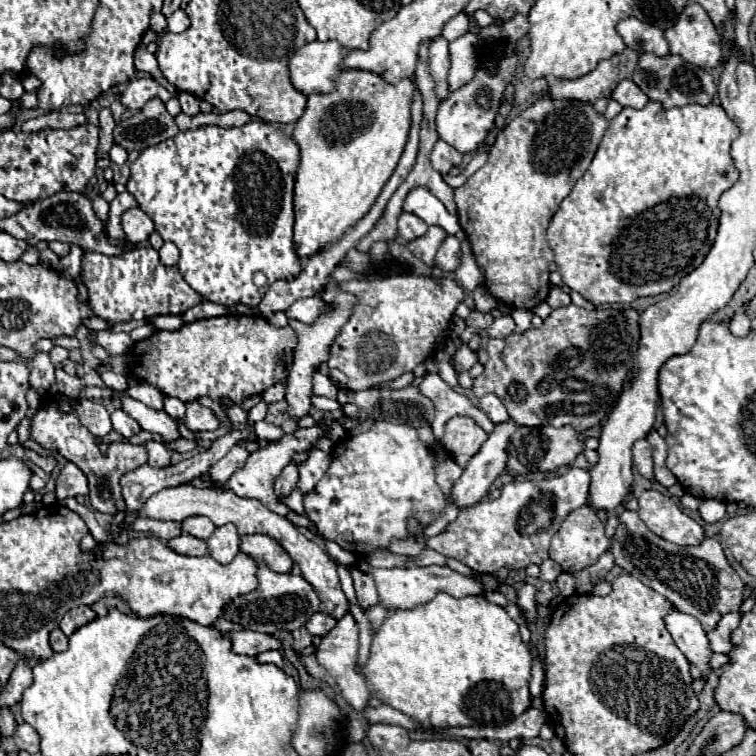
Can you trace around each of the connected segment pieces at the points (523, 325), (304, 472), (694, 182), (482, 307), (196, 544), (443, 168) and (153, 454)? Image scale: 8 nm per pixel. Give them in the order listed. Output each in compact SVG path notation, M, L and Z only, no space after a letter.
M511 310L511 316L513 316L515 324L517 324L517 328L515 328L517 334L531 328L531 312L529 310Z
M313 448L309 458L303 464L299 464L299 492L303 496L309 494L317 486L317 482L323 478L323 474L329 468L329 460L331 456L327 452Z
M649 102L641 110L623 108L609 122L609 128L607 128L607 132L605 132L605 136L603 136L603 140L601 140L601 144L599 144L599 148L595 152L595 158L593 158L591 166L587 168L583 178L577 180L571 194L561 202L559 210L555 212L549 228L547 228L547 240L549 240L549 246L551 246L553 254L555 254L555 264L557 264L559 274L563 276L563 282L571 290L579 292L583 298L587 298L593 304L633 302L633 300L643 298L643 296L657 296L657 294L665 294L665 292L673 290L683 276L687 276L693 268L697 268L705 260L707 252L713 246L713 240L717 236L719 216L721 216L717 200L727 188L731 188L737 182L737 176L739 176L739 172L737 172L737 168L733 164L733 158L729 154L731 142L737 136L739 136L737 124L727 116L723 106L719 106L719 104L707 104L707 106L687 104L683 108L665 110L661 102Z
M477 286L477 288L473 290L473 298L475 298L475 308L477 308L481 314L487 314L487 312L491 312L491 310L497 306L497 300L495 300L493 296L489 296L483 286Z
M181 534L181 536L171 538L167 542L167 546L171 550L175 550L177 554L183 554L183 556L205 556L207 554L205 540L199 540L199 538L189 536L189 534Z
M437 140L435 148L431 152L431 164L437 172L447 174L453 166L461 166L461 154L453 146L445 144L443 140Z
M149 440L147 442L147 452L149 452L149 460L147 460L149 466L153 466L153 468L167 468L171 464L171 454L165 448L165 444Z

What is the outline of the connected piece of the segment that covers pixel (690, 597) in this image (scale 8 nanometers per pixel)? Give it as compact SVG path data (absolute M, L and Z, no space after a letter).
M623 510L619 520L611 546L619 568L643 578L641 582L645 586L671 600L681 612L695 616L707 632L711 632L725 614L739 610L745 596L745 584L715 538L707 538L701 546L677 546L649 532L637 512Z

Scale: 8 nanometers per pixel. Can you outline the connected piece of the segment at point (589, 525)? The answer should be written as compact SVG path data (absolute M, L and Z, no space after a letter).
M581 506L573 512L567 514L567 518L561 522L559 532L553 536L551 540L551 550L549 556L569 574L575 574L587 566L591 566L593 562L599 560L601 554L605 554L609 550L609 538L605 536L605 528L601 524L601 520L597 518L597 512L591 506Z

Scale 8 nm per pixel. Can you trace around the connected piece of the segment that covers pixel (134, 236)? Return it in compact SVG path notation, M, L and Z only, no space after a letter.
M129 208L123 214L123 232L129 242L139 244L145 242L155 232L155 224L141 208Z

